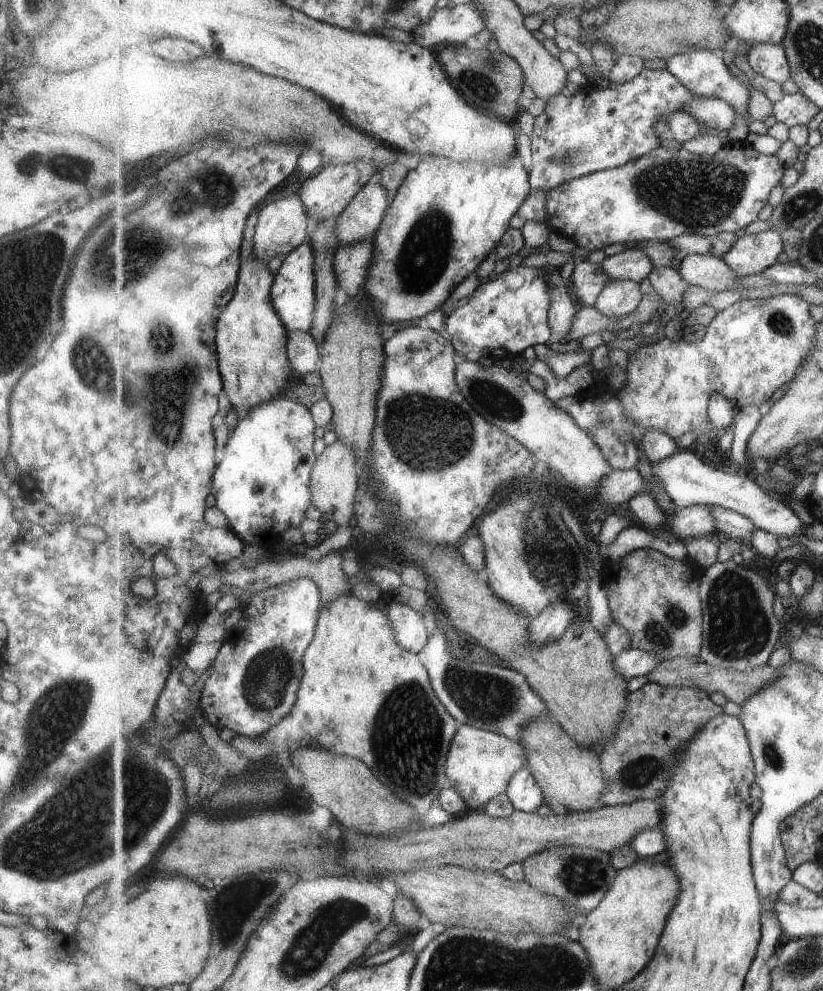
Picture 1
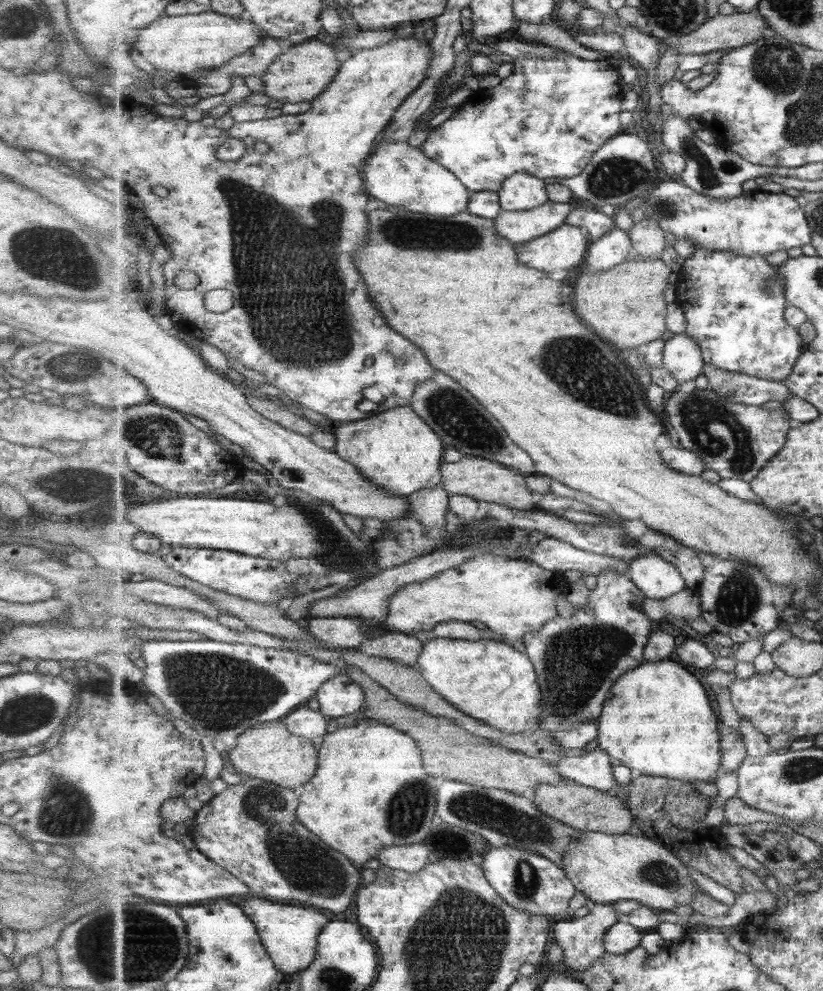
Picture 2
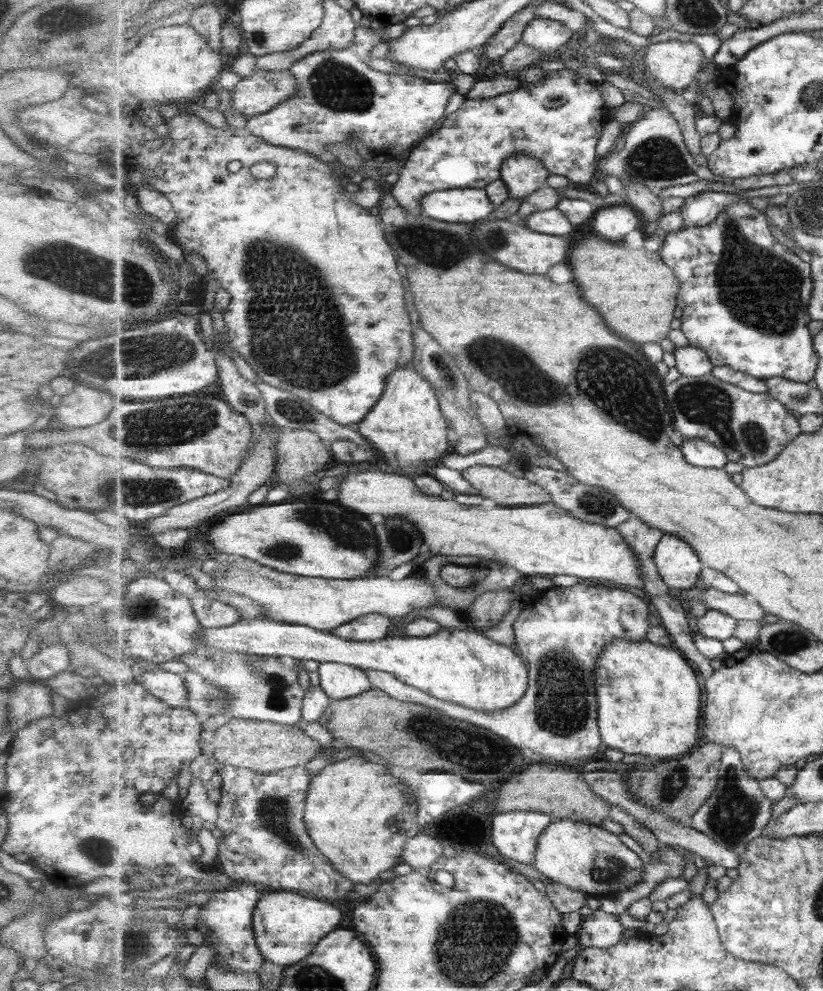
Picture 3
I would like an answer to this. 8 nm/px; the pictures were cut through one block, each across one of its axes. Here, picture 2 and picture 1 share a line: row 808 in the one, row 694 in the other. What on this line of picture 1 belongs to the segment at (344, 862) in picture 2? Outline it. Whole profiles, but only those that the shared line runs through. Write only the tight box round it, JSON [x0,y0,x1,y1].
[199,578,325,739]

